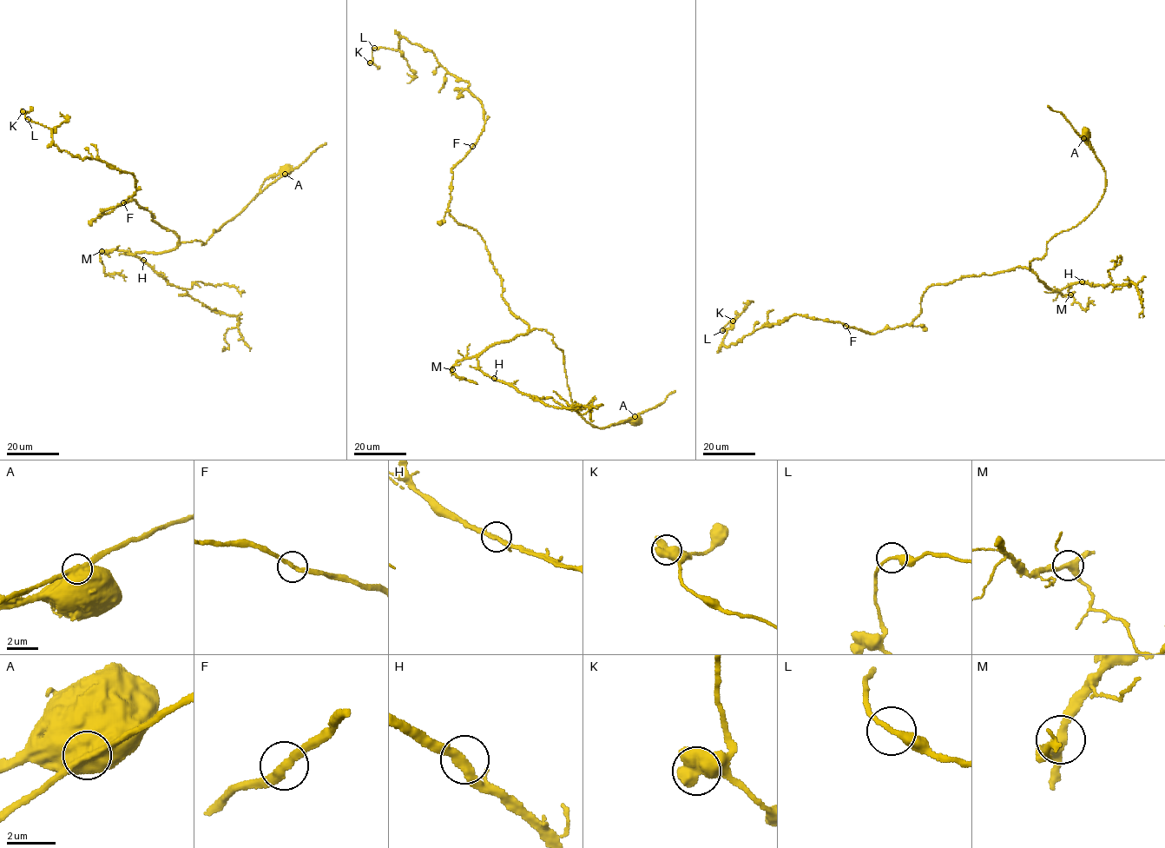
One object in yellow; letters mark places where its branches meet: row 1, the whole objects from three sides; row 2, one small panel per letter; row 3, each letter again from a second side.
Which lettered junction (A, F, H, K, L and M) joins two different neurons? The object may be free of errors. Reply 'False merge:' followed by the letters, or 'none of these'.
False merge: A

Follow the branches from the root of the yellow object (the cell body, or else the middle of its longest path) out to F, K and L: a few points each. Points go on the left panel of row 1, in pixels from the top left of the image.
F: (285, 170), (202, 244), (195, 240), (181, 242), (133, 199), (99, 215), (123, 202)
K: (285, 170), (206, 242), (181, 242), (133, 199), (99, 215), (134, 195), (134, 175), (61, 151), (23, 111)
L: (285, 170), (206, 242), (181, 242), (133, 199), (99, 215), (134, 195), (134, 175), (61, 151), (27, 119)

